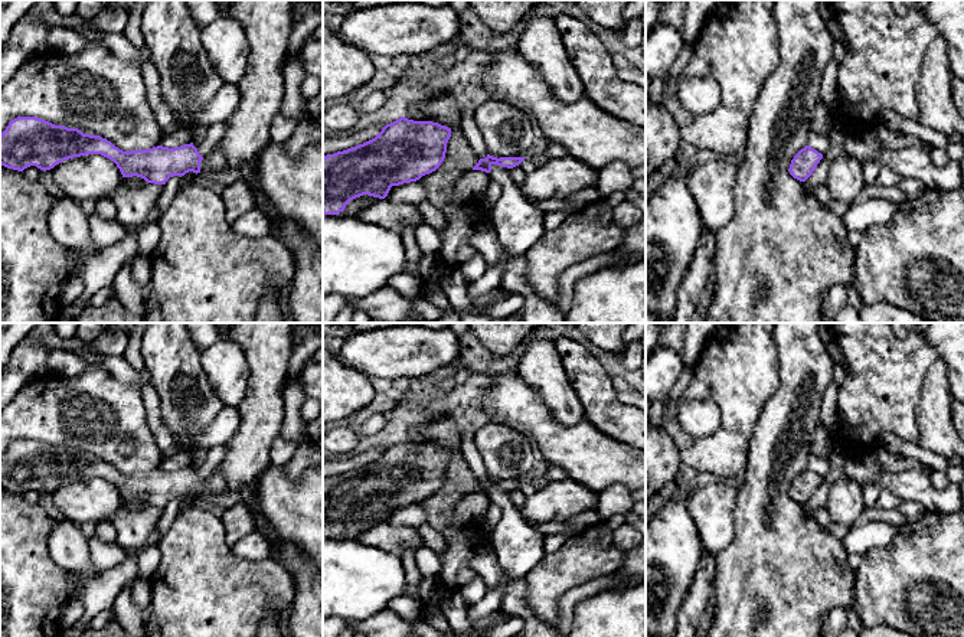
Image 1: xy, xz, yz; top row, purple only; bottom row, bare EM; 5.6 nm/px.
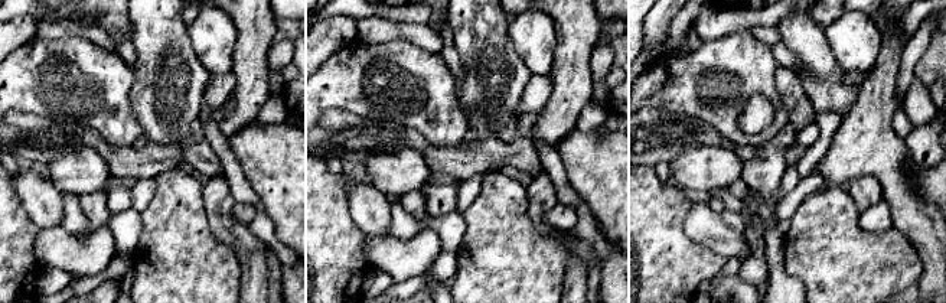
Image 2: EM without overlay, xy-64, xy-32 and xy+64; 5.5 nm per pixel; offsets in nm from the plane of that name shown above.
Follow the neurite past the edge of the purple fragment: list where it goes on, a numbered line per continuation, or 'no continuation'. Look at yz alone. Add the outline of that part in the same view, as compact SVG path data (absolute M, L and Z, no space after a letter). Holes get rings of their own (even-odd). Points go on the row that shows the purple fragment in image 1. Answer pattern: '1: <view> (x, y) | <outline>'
no continuation

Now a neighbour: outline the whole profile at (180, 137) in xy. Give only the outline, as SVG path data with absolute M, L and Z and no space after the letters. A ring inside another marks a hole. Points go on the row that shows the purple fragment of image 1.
M179 128L174 134L163 135L160 146L174 148L190 143L193 143L192 134L184 128Z

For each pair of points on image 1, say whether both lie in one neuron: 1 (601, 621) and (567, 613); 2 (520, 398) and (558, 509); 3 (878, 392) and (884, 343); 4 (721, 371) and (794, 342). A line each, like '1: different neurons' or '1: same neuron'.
1: different neurons
2: different neurons
3: same neuron
4: different neurons

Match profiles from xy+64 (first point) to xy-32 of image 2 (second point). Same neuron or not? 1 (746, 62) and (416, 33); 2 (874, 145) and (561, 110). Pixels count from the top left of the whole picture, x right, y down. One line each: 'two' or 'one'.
1: two
2: one

